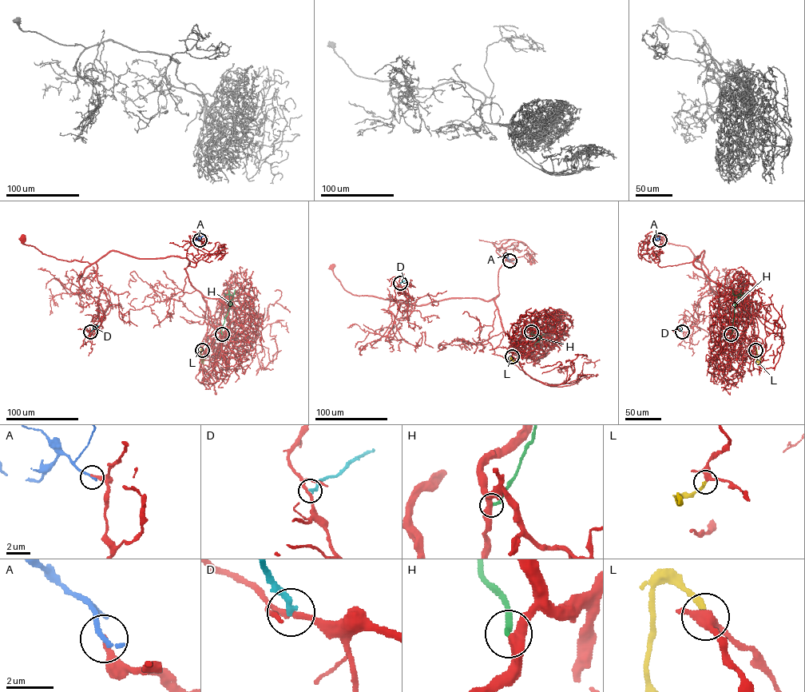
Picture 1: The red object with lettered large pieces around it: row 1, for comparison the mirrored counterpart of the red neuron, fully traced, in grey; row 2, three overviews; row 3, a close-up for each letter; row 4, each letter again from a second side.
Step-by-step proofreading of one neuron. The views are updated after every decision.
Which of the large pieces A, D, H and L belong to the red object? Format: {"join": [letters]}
{"join": ["L"]}

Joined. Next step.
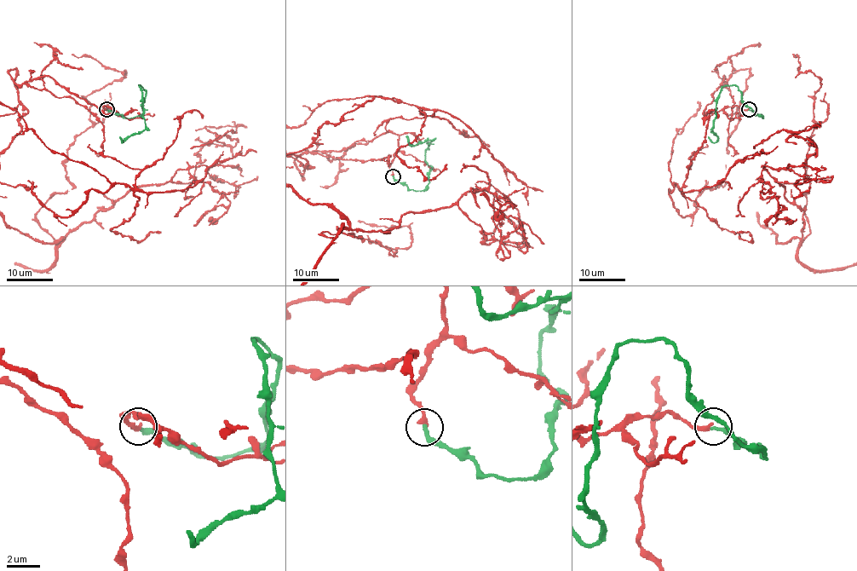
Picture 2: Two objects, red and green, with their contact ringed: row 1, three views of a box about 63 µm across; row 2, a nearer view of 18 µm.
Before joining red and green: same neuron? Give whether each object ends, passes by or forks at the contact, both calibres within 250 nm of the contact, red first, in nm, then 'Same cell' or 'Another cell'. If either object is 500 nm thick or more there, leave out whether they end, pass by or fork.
At the ring red ends. At the ring green ends. Thickness 280 nm (red) against 240 nm. Same cell

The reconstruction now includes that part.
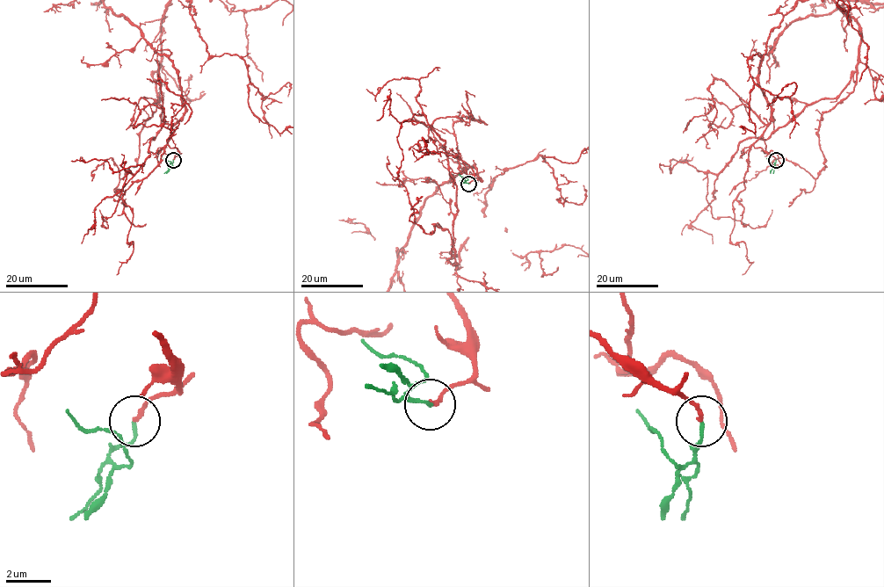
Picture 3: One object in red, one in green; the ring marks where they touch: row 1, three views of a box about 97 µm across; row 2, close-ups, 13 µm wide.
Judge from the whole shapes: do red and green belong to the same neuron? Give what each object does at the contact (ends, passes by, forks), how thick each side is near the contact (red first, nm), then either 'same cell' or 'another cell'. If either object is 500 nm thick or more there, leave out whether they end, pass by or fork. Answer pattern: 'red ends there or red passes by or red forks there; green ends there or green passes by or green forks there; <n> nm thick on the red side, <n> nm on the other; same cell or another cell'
red ends there; green ends there; 180 nm thick on the red side, 130 nm on the other; same cell

